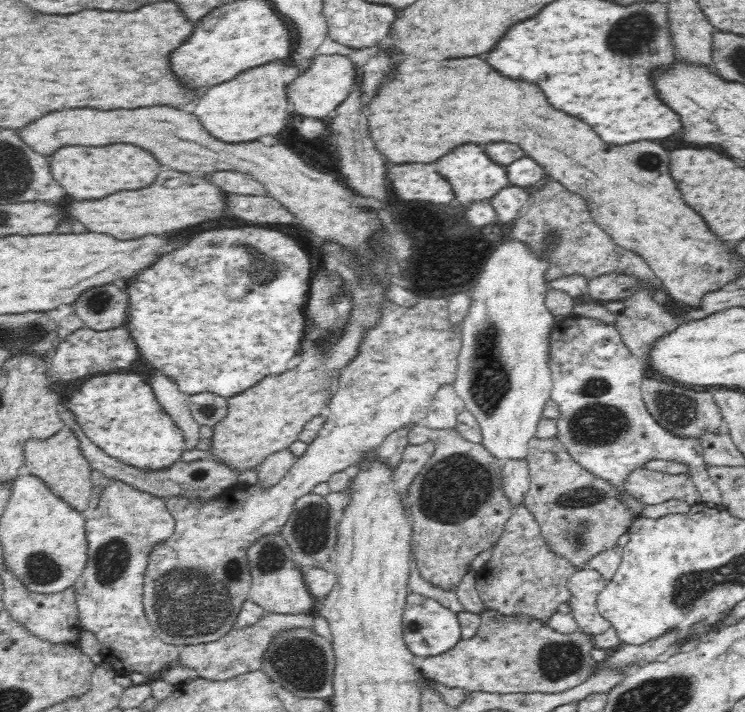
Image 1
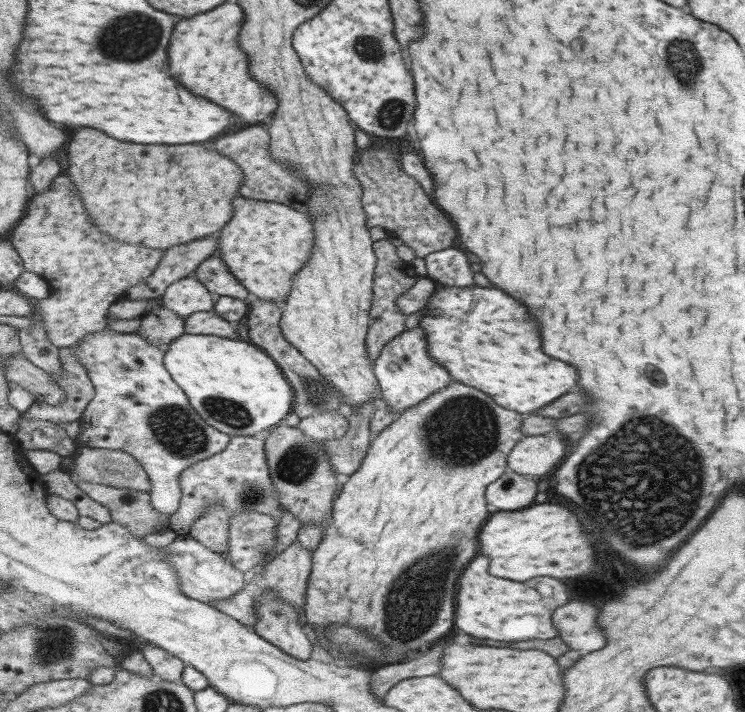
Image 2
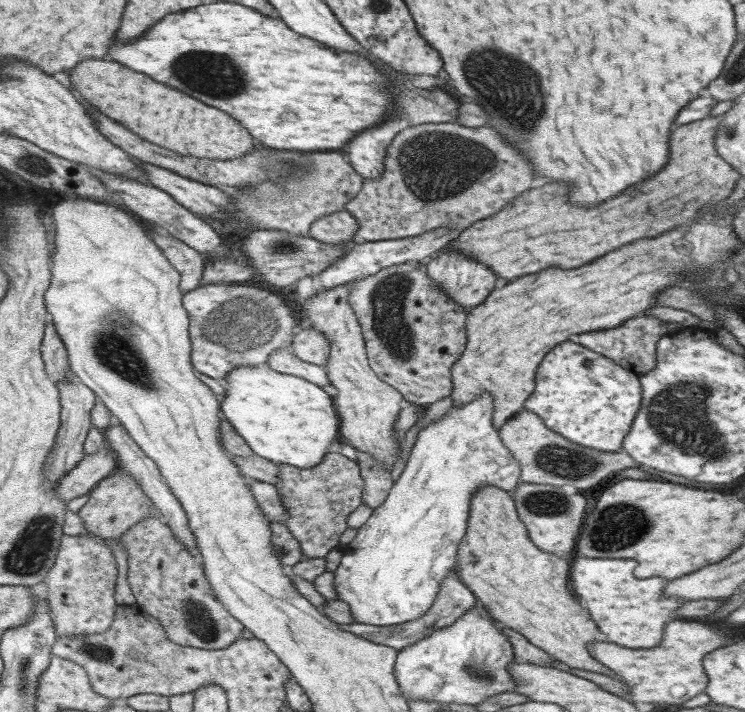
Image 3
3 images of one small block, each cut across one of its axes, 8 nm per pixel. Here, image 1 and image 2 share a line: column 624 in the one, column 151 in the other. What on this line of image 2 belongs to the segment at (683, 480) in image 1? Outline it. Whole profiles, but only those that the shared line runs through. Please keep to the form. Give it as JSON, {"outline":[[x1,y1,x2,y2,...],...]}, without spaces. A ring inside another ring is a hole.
{"outline":[[83,448,77,454,75,464,69,470,75,484,91,482,105,484,109,488,133,488,153,492,153,480,143,464,123,450,93,450]]}

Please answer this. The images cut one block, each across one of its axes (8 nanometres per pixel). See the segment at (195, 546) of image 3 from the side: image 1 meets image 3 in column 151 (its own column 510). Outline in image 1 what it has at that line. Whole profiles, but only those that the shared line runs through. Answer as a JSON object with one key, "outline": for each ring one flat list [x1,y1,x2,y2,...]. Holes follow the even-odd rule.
{"outline":[[506,458,502,462,504,470,504,494,512,500,514,506,520,506,524,502,524,496,532,484,532,474,530,474,530,464,526,458]]}

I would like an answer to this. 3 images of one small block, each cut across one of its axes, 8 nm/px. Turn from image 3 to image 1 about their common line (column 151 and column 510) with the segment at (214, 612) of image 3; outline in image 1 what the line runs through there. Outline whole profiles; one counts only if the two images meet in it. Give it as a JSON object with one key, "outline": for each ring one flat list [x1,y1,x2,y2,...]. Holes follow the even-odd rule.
{"outline":[[522,502,514,506,514,514,504,526,502,538,492,548,490,562,480,572,474,572,474,588,488,610,498,610,506,616,532,616,540,620,542,626,550,626,548,616,568,606,572,592,566,584,578,570,572,560,554,552,542,536,538,520,528,512,526,502]]}

